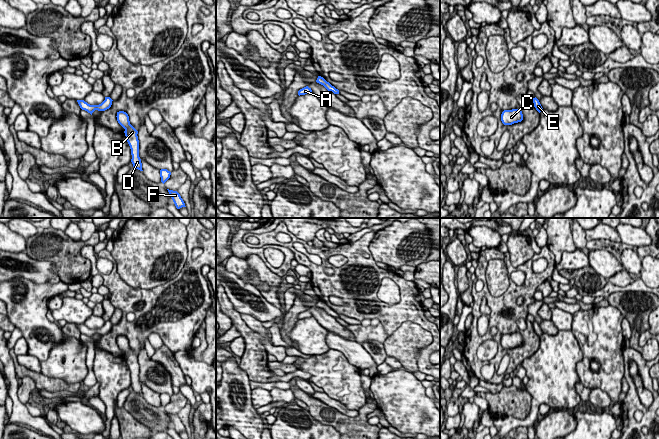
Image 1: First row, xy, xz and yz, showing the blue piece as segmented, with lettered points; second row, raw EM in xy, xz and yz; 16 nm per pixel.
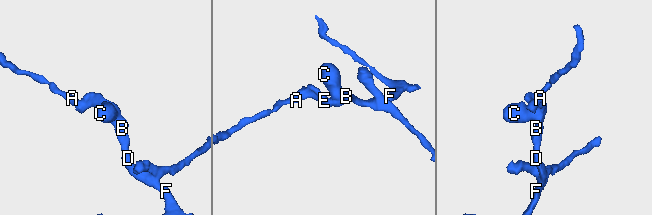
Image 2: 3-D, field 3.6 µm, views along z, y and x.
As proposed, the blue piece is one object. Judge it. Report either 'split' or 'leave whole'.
split

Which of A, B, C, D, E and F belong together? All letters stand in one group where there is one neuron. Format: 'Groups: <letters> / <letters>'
Groups: A / B C D E F

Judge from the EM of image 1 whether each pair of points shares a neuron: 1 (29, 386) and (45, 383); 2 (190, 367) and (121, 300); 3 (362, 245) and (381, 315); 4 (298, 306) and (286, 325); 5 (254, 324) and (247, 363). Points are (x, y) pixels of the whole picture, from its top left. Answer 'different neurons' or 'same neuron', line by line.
1: different neurons
2: different neurons
3: same neuron
4: same neuron
5: different neurons

